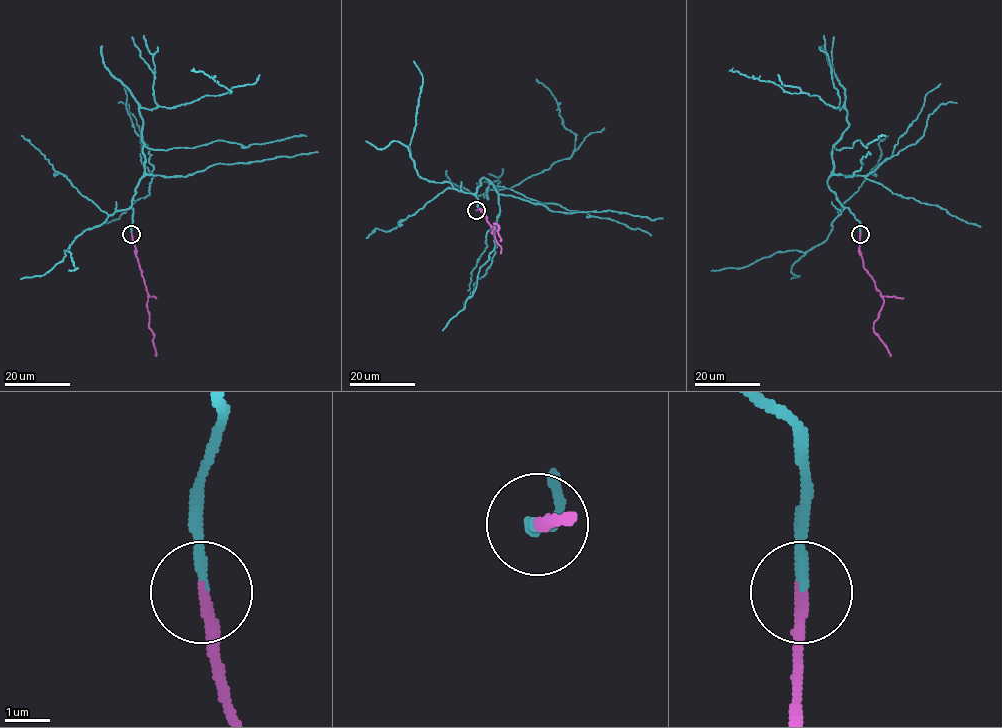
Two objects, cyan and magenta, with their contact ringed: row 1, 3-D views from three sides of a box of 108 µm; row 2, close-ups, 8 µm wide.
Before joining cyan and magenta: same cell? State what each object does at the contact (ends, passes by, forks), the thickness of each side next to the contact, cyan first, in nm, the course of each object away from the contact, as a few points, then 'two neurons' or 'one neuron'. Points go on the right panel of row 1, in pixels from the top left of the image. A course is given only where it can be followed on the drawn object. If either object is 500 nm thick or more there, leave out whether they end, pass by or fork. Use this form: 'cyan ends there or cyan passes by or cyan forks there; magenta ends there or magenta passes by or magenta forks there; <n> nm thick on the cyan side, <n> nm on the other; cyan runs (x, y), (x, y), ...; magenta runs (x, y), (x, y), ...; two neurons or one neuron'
cyan ends there; magenta ends there; 220 nm thick on the cyan side, 260 nm on the other; cyan runs (860, 233), (860, 222), (828, 184), (833, 146), (848, 126), (846, 110), (729, 70); magenta runs (860, 233), (859, 254), (864, 269), (883, 300), (874, 331), (891, 356); one neuron

